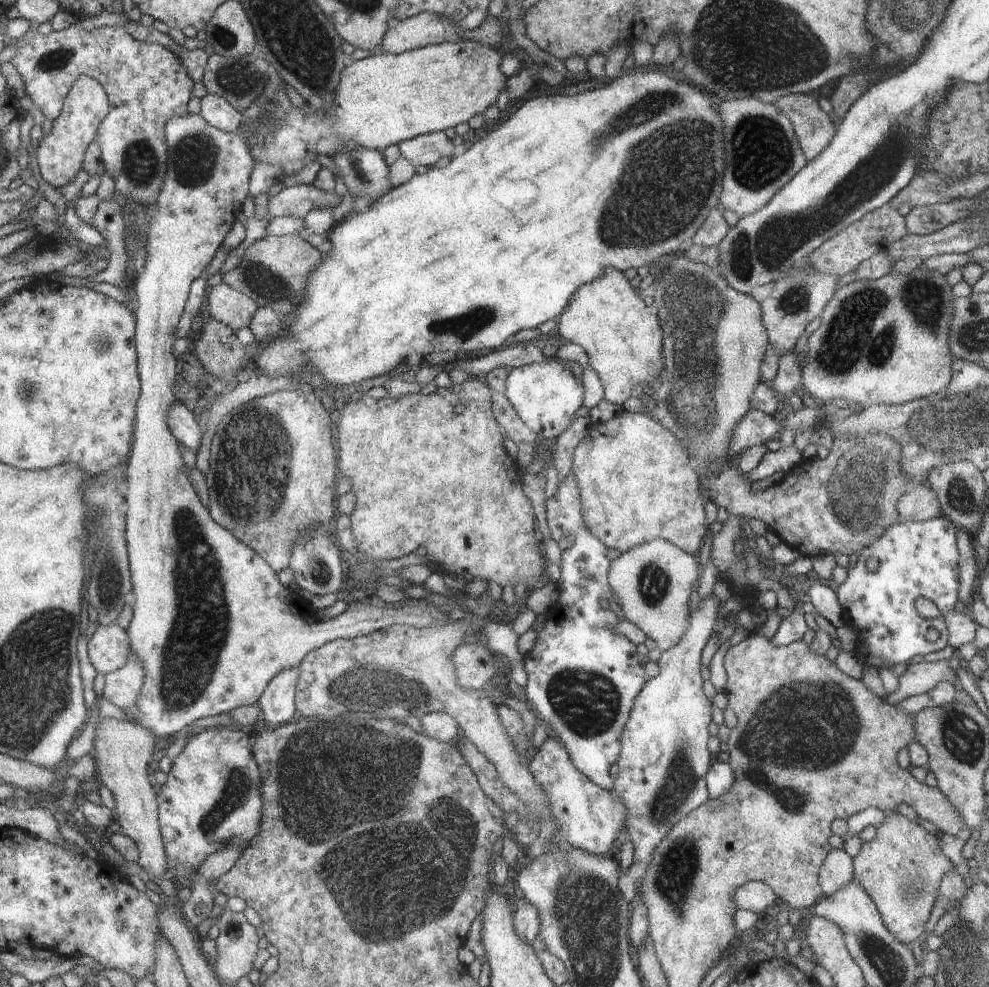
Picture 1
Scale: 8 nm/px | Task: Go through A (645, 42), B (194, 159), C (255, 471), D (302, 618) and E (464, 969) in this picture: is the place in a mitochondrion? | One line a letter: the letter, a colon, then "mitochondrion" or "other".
A: other
B: mitochondrion
C: mitochondrion
D: other
E: other

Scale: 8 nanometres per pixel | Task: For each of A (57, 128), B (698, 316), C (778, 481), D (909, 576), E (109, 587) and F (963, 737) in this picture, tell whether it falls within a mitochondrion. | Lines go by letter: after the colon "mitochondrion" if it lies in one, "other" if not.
A: other
B: mitochondrion
C: other
D: other
E: mitochondrion
F: mitochondrion

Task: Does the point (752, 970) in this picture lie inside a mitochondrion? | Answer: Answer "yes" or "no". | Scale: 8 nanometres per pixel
no

